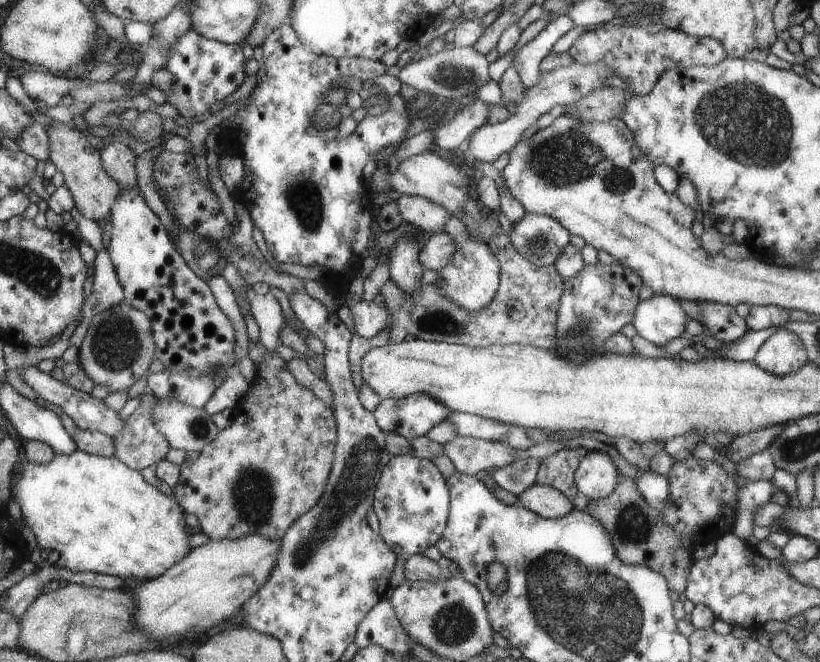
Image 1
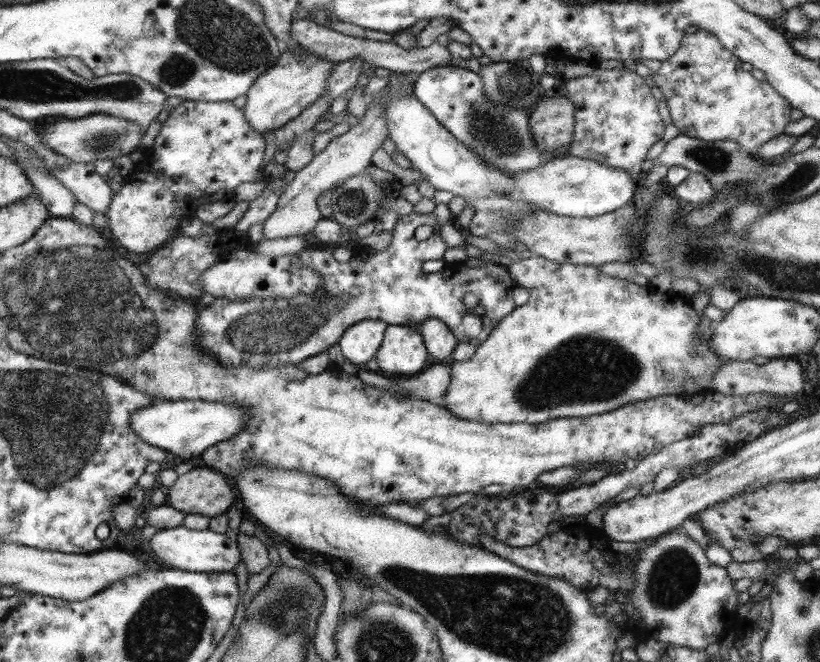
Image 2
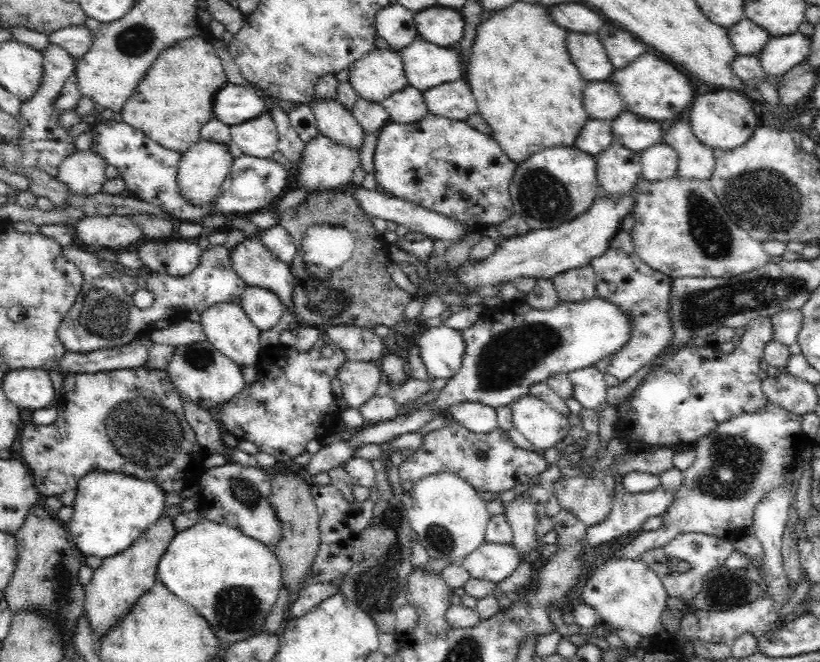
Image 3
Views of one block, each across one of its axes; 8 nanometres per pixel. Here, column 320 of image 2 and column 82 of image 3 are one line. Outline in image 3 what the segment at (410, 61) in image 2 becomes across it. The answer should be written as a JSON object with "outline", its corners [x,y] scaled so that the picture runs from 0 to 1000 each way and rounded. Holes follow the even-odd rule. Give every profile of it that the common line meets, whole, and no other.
{"outline":[[[83,39],[68,48],[59,51],[61,66],[71,66],[71,73],[80,73],[80,79],[85,79],[85,85],[90,85],[90,91],[100,91],[102,82],[107,82],[107,76],[112,73],[117,57],[117,48],[107,45],[105,39]]]}

